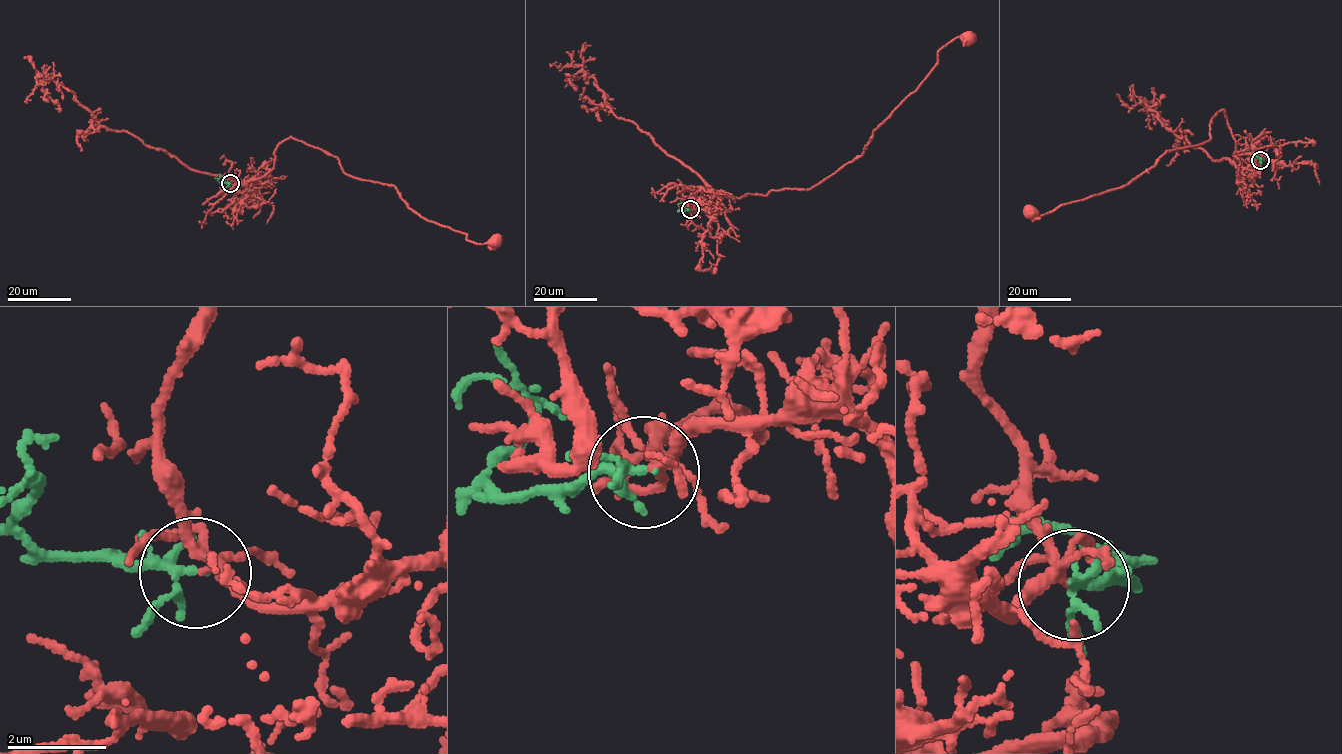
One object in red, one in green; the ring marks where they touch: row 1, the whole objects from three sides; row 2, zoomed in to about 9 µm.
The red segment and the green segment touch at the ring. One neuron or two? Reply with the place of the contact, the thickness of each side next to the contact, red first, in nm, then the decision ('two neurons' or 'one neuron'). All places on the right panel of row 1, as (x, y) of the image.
(1260, 160) | 190/140 nm | one neuron

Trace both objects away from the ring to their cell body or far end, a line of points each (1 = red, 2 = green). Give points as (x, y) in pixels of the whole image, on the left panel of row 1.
1: (231, 183), (253, 184), (291, 137), (334, 156), (346, 174), (394, 186), (421, 216), (476, 244), (494, 241)
2: (230, 183), (215, 178)

